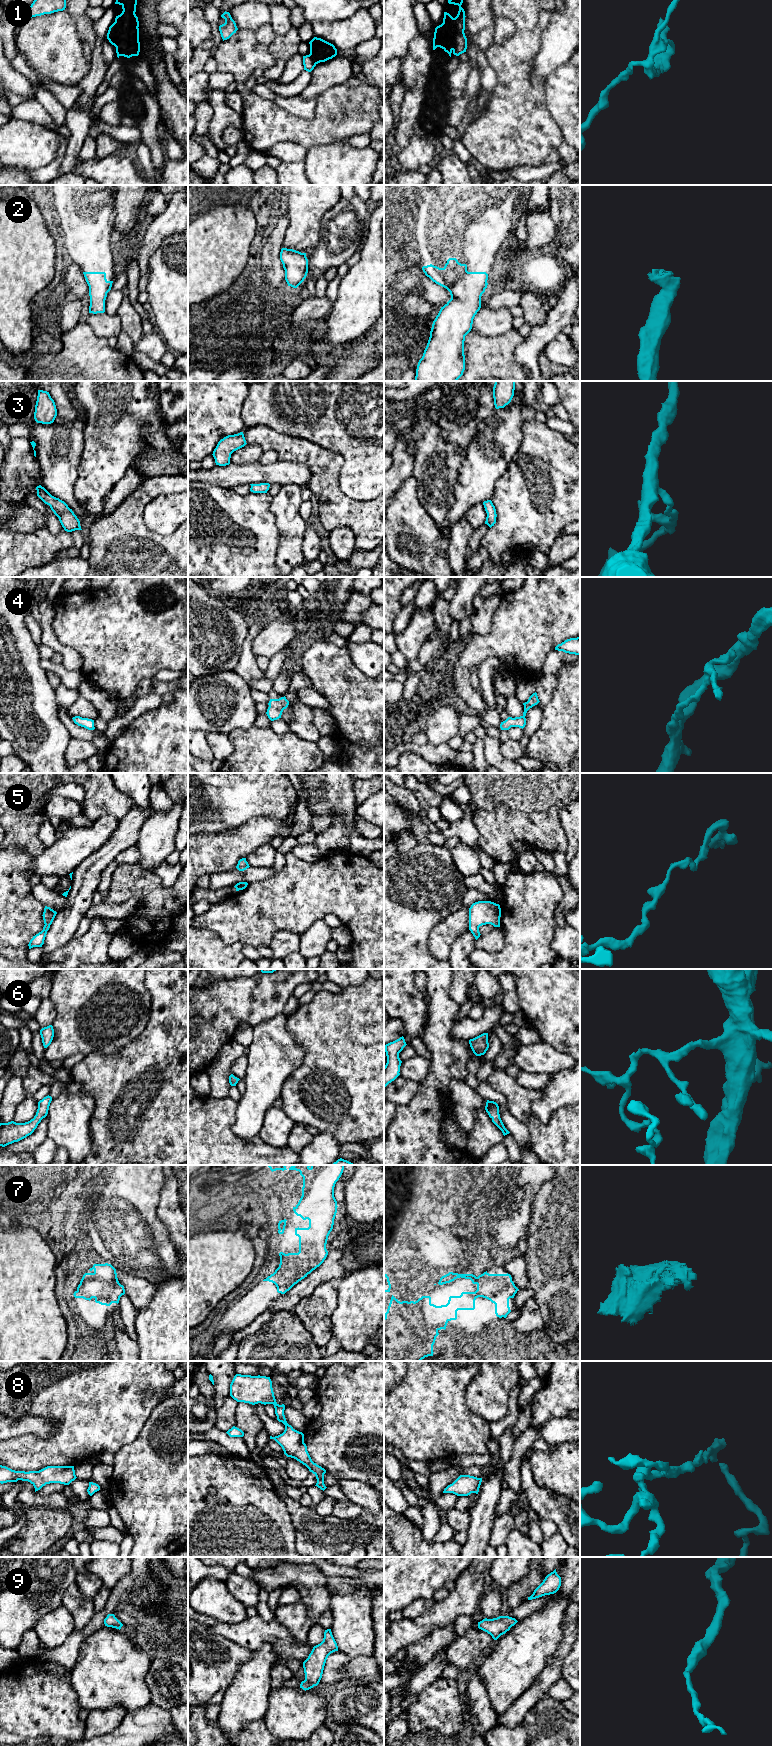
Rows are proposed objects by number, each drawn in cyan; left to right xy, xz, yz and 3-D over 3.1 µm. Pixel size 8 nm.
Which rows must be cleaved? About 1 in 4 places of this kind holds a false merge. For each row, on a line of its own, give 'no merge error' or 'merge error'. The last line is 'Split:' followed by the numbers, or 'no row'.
1: merge error
2: no merge error
3: no merge error
4: no merge error
5: no merge error
6: no merge error
7: no merge error
8: no merge error
9: no merge error
Split: 1

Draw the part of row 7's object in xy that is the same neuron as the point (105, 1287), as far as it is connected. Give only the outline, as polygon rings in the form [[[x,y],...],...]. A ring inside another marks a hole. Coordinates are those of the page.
[[[105,1263],[94,1264],[89,1270],[94,1272],[83,1275],[74,1297],[89,1301],[94,1298],[96,1303],[106,1306],[118,1304],[120,1297],[125,1294],[125,1289],[118,1281],[116,1269]]]

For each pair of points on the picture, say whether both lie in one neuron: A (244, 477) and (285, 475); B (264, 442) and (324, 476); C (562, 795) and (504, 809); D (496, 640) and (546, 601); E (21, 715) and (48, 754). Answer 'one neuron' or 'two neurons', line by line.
A: one neuron
B: one neuron
C: one neuron
D: one neuron
E: one neuron

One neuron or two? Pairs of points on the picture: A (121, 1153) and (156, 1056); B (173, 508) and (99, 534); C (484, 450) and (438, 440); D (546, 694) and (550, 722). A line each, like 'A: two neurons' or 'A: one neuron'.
A: one neuron
B: two neurons
C: two neurons
D: two neurons

